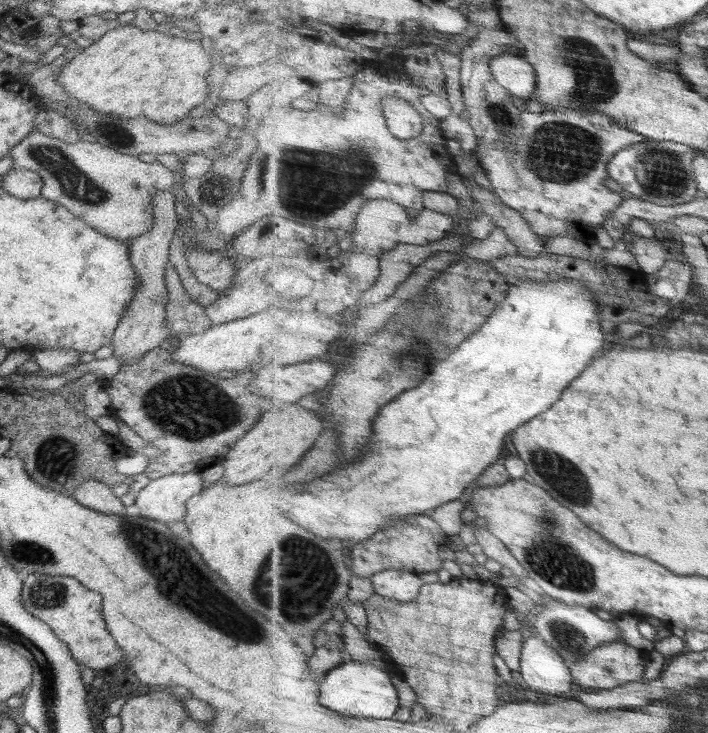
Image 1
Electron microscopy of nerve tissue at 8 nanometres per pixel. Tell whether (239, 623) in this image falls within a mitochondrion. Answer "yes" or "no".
yes

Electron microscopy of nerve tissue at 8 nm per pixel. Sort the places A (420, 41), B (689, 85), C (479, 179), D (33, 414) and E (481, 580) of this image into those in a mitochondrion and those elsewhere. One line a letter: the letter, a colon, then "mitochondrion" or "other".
A: other
B: other
C: other
D: other
E: other

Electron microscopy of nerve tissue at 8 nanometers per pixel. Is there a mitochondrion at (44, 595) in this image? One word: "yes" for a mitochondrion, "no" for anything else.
yes

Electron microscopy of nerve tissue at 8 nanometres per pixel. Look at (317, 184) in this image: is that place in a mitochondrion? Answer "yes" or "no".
yes

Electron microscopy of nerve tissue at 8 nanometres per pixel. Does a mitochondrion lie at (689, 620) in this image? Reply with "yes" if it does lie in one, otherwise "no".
no

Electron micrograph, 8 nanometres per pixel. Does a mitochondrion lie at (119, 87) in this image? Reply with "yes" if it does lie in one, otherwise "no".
no

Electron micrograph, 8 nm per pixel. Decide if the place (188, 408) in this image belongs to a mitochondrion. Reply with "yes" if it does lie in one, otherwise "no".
yes

